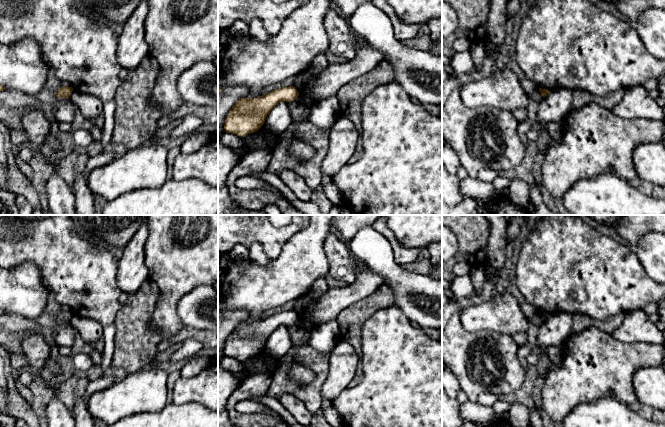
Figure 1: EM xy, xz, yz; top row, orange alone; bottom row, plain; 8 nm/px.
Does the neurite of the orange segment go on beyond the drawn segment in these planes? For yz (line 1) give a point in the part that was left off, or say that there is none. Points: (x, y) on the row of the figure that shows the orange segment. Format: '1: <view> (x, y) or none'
1: none

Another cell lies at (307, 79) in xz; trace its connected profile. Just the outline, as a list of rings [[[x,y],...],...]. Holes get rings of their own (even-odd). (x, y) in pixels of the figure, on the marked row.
[[[305,74],[301,78],[299,78],[296,82],[294,82],[294,87],[300,93],[307,85],[314,83],[315,76],[311,74]]]

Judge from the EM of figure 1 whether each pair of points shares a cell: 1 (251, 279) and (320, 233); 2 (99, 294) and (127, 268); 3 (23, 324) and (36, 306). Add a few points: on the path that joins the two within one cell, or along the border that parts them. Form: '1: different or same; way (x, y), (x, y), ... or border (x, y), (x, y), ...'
1: same; way (268, 279), (274, 279), (303, 250)
2: different; border (117, 261), (117, 286), (121, 291)
3: different; border (10, 313), (34, 320)

